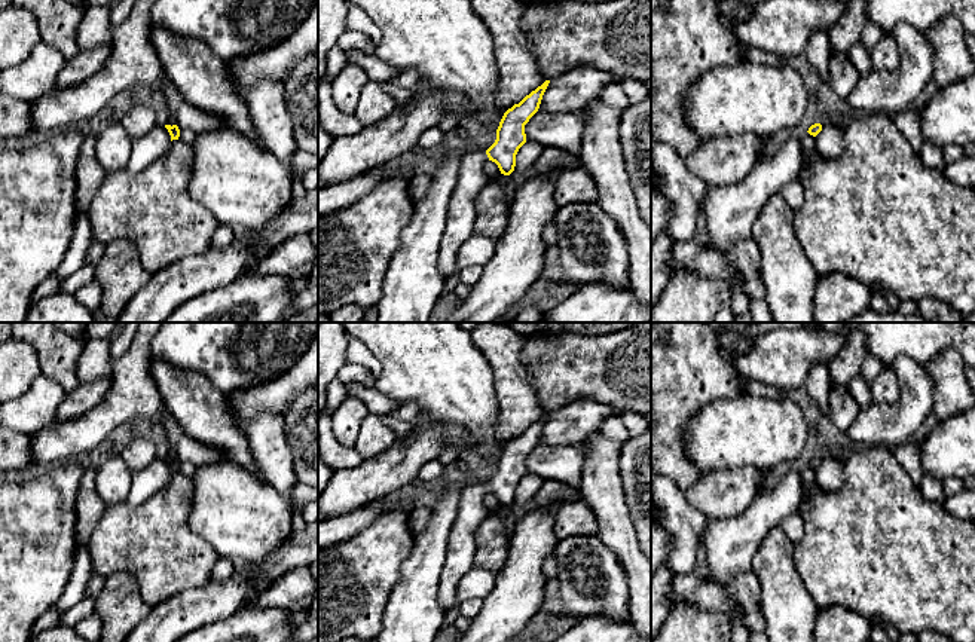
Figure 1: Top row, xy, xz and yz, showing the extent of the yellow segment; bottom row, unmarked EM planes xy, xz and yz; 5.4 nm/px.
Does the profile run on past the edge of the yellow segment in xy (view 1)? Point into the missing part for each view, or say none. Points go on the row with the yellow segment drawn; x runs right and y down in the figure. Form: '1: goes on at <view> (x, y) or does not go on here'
1: does not go on here

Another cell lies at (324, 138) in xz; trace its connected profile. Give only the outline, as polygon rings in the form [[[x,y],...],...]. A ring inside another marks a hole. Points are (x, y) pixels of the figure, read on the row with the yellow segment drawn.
[[[318,120],[318,163],[323,160],[323,158],[327,155],[333,144],[334,137],[328,134]]]

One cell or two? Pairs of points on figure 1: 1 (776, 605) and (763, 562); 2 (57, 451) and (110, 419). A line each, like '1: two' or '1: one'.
1: one
2: one

